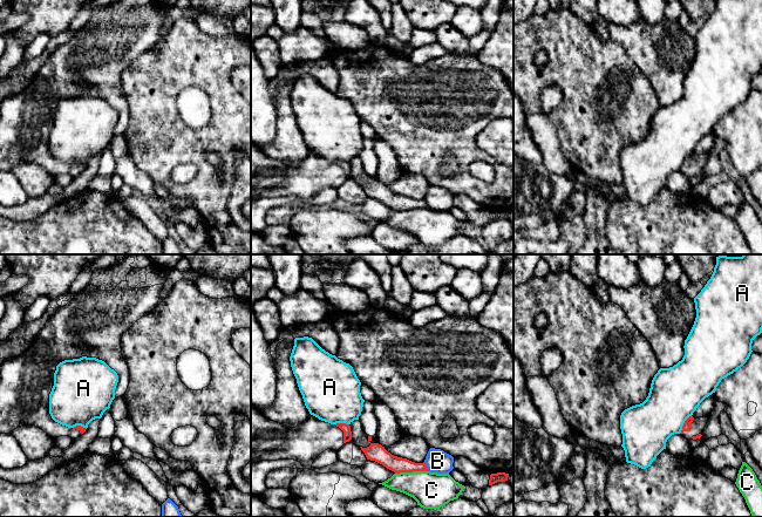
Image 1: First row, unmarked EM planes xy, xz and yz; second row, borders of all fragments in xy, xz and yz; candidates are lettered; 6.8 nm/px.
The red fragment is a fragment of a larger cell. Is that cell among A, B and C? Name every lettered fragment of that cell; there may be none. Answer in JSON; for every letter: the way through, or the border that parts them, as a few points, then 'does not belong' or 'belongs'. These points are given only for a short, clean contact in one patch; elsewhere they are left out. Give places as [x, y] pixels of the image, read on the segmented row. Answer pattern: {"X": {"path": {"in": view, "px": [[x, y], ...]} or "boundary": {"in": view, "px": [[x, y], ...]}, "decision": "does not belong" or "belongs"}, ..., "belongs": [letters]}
{"A": {"boundary": {"in": "yz", "px": [[691, 415], [679, 433]]}, "decision": "does not belong"}, "B": {"boundary": {"in": "xz", "px": [[423, 462], [429, 470]]}, "decision": "does not belong"}, "C": {"boundary": {"in": "xz", "px": [[428, 470], [400, 471], [395, 474]]}, "decision": "does not belong"}, "belongs": []}

